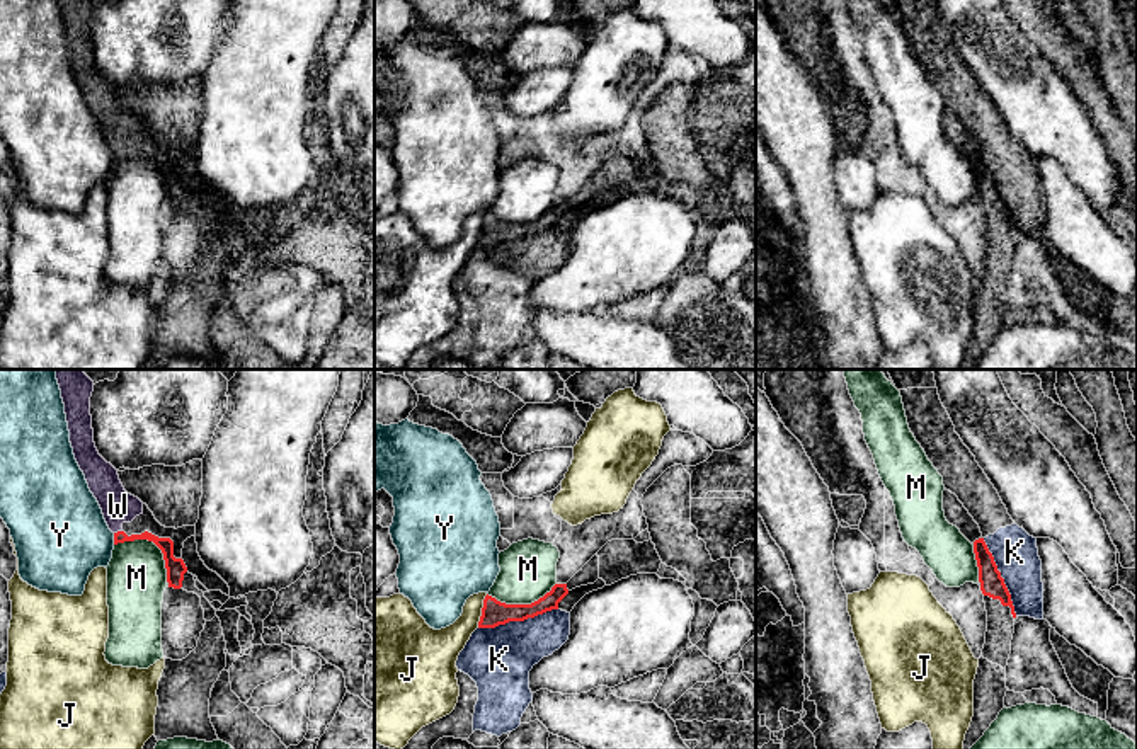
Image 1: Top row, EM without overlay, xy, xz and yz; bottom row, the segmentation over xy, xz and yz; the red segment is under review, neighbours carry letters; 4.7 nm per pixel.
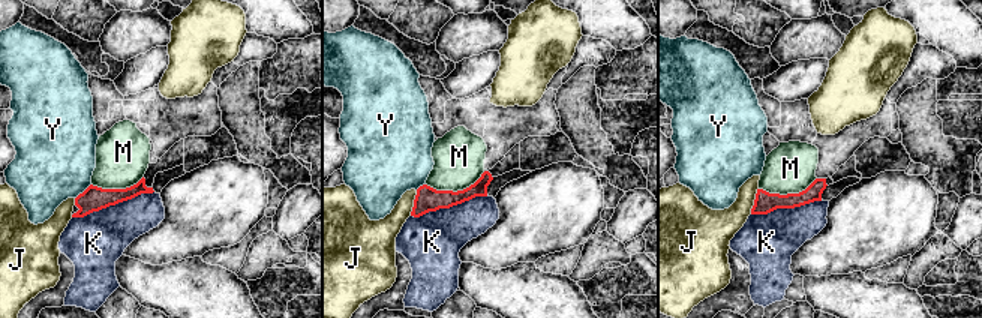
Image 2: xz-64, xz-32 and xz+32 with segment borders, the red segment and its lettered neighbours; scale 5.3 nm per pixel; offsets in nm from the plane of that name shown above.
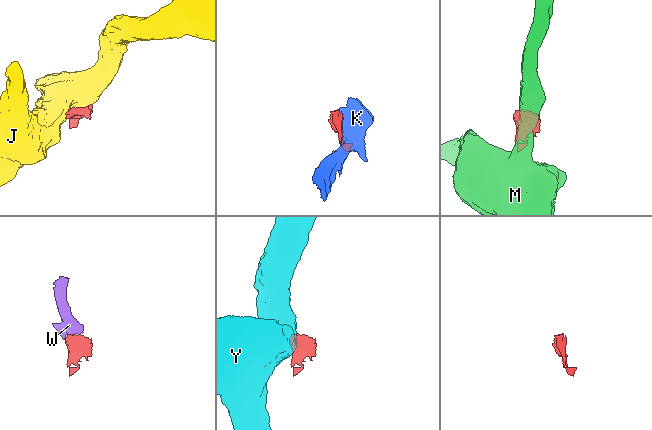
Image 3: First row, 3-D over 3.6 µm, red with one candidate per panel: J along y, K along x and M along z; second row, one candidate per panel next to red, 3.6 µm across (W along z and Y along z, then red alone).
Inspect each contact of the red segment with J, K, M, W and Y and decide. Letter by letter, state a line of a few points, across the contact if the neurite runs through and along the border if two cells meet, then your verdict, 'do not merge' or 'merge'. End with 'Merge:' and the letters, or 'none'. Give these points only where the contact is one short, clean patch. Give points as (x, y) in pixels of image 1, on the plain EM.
J: xz (487, 213), (477, 245) | do not merge
K: do not merge
M: do not merge
W: merge
Y: xy (113, 152), (114, 162) | do not merge
Merge: W

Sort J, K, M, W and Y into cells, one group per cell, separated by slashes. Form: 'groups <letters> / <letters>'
groups J / K / M / W / Y

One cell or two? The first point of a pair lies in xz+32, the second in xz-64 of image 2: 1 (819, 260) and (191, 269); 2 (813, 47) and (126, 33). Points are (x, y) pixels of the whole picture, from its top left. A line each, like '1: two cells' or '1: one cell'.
1: two cells
2: one cell

